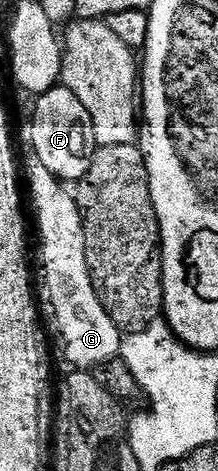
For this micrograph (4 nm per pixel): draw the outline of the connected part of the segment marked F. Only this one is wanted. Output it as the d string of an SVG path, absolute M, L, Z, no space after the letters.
M56 86L40 95L34 102L35 113L31 116L29 144L41 158L42 165L62 182L77 182L89 170L97 145L89 110L81 106L77 94L68 88Z

